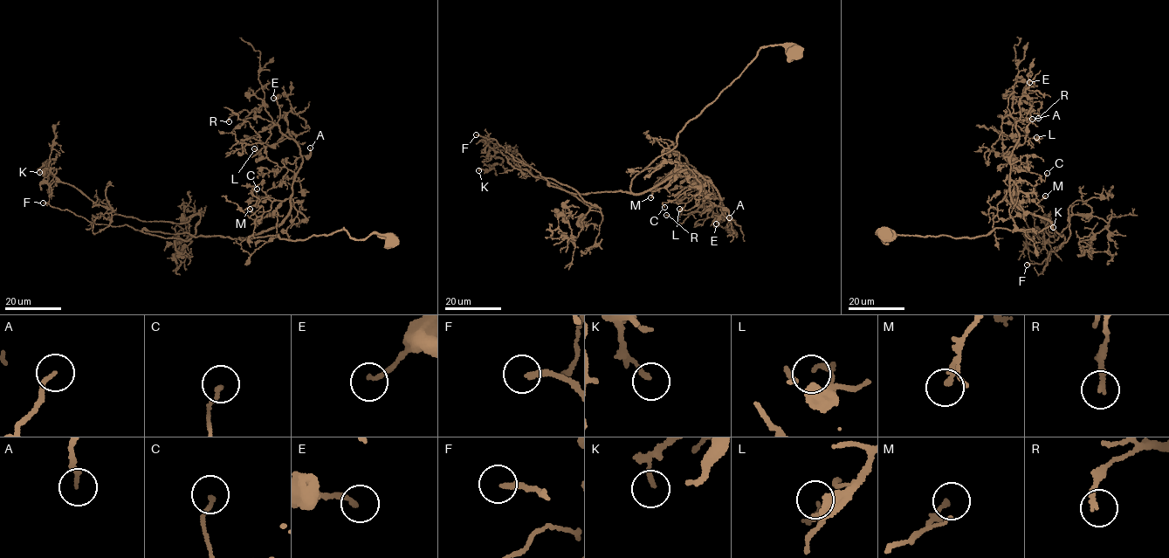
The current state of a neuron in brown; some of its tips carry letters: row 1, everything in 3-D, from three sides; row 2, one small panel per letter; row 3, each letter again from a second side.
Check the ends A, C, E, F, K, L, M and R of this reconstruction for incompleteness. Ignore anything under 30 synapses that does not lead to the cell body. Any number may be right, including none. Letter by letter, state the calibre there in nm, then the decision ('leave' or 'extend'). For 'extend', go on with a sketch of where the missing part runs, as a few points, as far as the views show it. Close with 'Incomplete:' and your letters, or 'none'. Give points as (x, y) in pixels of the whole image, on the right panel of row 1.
A: calibre 130 nm; leave
C: calibre 150 nm; leave
E: calibre 150 nm; leave
F: calibre 200 nm; extend; course (1027, 265), (1022, 258), (1030, 262), (1039, 255), (1044, 271), (1041, 268)
K: calibre 170 nm; leave
L: calibre 200 nm; leave
M: calibre 160 nm; leave
R: calibre 180 nm; leave
Incomplete: F

